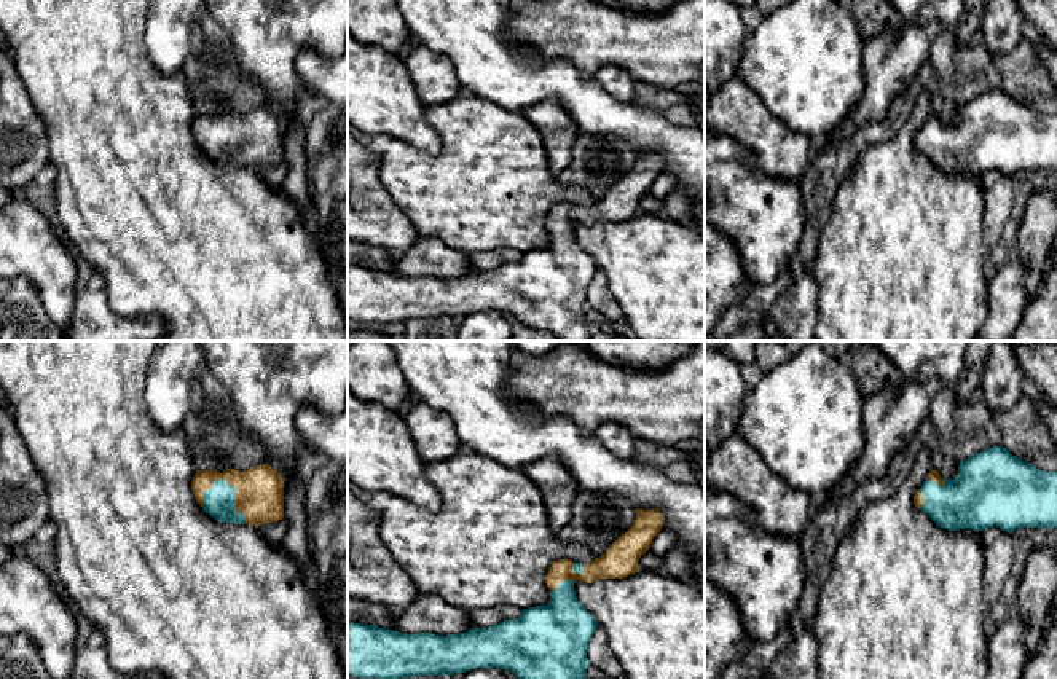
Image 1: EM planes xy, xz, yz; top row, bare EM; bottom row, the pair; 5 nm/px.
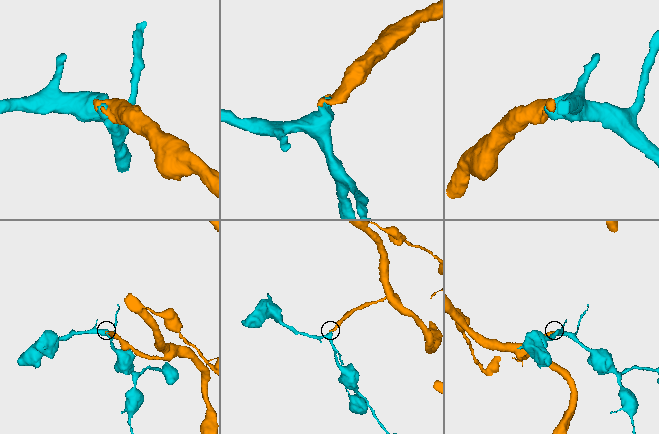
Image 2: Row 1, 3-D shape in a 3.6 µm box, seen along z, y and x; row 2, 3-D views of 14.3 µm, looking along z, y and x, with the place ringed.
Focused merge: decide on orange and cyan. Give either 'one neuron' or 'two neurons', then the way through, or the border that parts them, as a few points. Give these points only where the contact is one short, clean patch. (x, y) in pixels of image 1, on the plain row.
one neuron | across xy (259, 134), (251, 141), (236, 141), (223, 141), (219, 145)

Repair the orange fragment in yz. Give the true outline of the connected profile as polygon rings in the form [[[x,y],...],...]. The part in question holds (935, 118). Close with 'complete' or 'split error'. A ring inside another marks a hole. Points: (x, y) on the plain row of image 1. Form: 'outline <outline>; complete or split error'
outline [[[993,89],[960,105],[953,123],[942,123],[939,115],[931,113],[926,124],[914,139],[914,147],[921,151],[937,169],[947,174],[969,171],[984,174],[992,169],[1012,177],[1019,171],[1057,171],[1057,115],[1046,115],[1012,99],[1003,89]]]; split error

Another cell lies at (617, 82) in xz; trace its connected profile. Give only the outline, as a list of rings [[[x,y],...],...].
[[[606,64],[598,69],[595,78],[615,99],[623,102],[630,102],[635,99],[636,81],[627,70],[614,64]]]

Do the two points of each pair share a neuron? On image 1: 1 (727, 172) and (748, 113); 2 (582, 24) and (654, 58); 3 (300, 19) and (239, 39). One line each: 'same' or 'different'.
1: different
2: same
3: same

